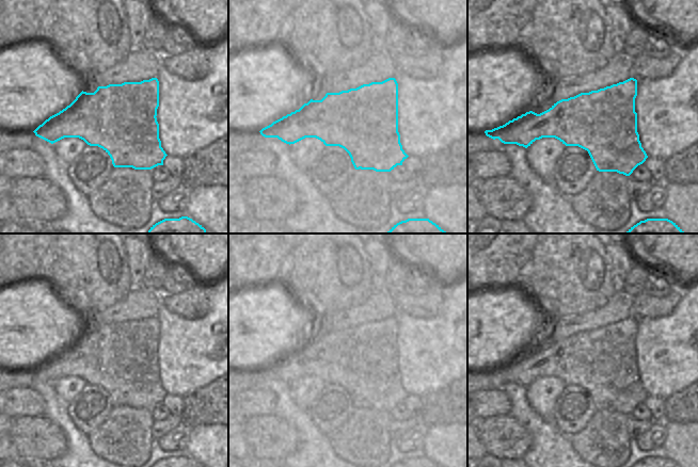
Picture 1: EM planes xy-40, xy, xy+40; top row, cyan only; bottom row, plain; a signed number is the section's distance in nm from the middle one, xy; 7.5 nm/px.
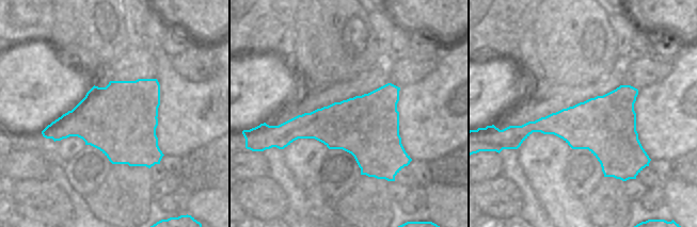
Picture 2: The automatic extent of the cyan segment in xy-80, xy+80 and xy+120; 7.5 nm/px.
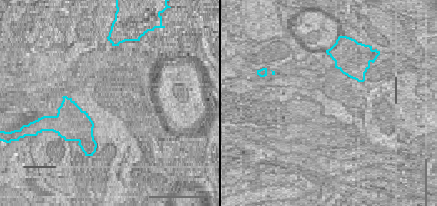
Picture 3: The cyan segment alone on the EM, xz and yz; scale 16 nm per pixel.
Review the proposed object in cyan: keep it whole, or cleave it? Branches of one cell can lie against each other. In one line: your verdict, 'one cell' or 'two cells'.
two cells

